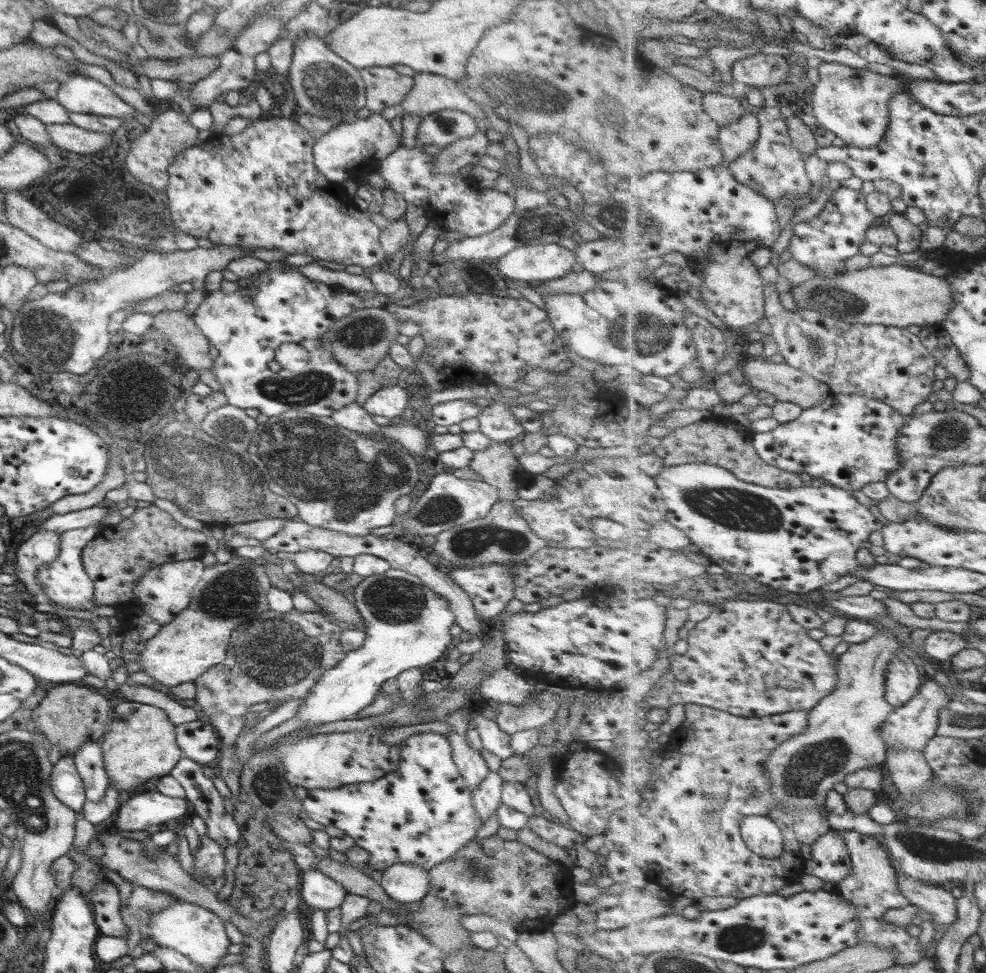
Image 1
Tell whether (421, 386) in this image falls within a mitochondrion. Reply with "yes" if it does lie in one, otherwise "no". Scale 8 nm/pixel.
no

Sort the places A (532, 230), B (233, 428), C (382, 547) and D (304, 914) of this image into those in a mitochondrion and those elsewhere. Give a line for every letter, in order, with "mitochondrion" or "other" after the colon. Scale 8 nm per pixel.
A: mitochondrion
B: mitochondrion
C: other
D: other

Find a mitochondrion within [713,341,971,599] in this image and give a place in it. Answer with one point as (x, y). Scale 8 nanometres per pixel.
(954, 513)

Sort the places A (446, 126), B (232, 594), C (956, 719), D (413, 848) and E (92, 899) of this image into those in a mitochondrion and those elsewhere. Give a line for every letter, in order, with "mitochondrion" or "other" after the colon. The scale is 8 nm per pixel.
A: mitochondrion
B: mitochondrion
C: mitochondrion
D: other
E: other

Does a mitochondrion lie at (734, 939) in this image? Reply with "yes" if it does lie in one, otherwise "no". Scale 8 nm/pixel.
yes

